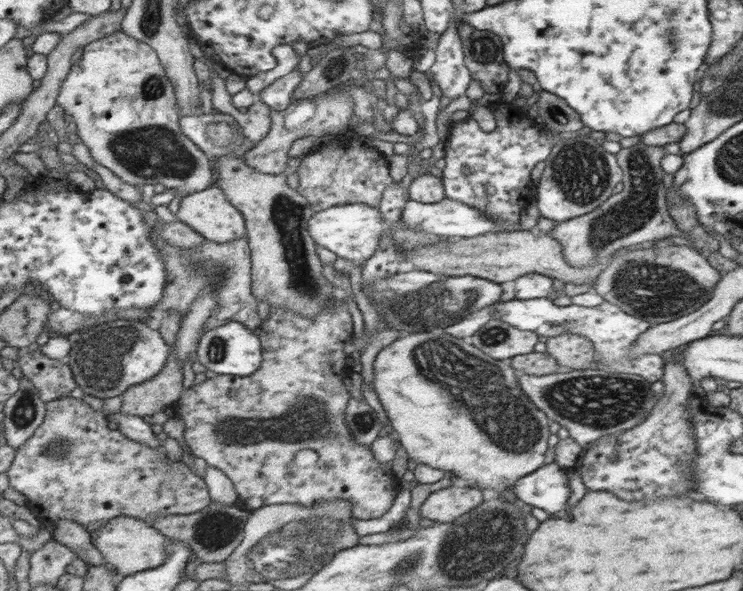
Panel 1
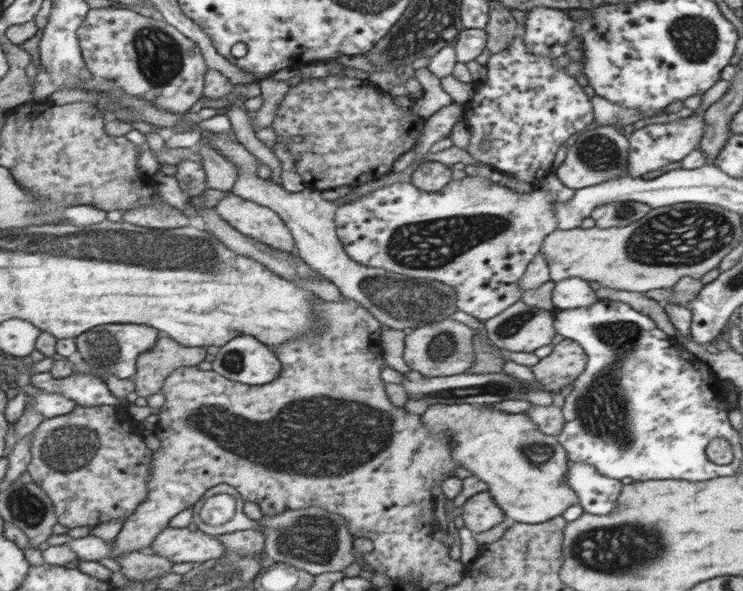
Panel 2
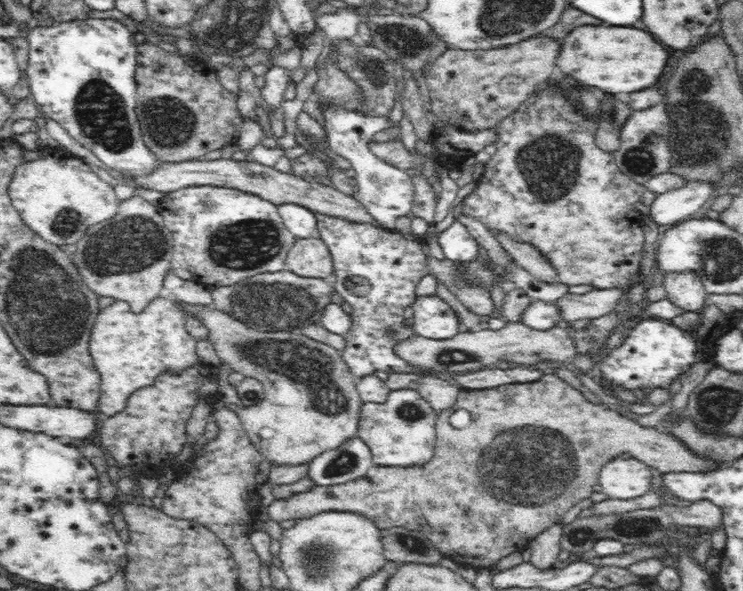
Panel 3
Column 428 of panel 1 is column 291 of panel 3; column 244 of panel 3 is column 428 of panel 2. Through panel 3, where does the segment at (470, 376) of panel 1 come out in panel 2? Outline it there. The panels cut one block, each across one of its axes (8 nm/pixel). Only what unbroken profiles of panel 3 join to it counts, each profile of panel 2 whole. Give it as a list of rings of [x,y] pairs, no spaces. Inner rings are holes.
[[[451,317],[426,323],[421,328],[409,330],[404,336],[403,361],[409,371],[417,372],[423,377],[447,377],[465,373],[465,369],[473,365],[472,335],[468,326]],[[434,404],[429,405],[422,415],[422,421],[431,433],[449,430],[457,437],[450,444],[452,460],[471,472],[471,477],[479,478],[487,485],[486,492],[491,494],[498,507],[502,509],[505,519],[523,524],[545,523],[546,520],[559,516],[565,508],[578,503],[578,494],[567,486],[567,464],[569,456],[559,444],[557,436],[547,435],[523,413],[507,414],[501,410],[483,408],[474,404]]]

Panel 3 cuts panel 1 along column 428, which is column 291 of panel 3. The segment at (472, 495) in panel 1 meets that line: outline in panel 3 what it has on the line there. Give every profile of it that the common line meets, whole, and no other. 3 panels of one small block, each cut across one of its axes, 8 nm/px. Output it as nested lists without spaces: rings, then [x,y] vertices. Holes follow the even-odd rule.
[[[552,372],[544,373],[543,376],[535,382],[521,384],[504,384],[498,387],[488,387],[487,389],[460,390],[457,401],[448,410],[444,410],[437,418],[435,427],[435,453],[432,460],[422,464],[421,467],[380,467],[378,464],[373,464],[365,472],[364,476],[360,476],[357,480],[333,486],[314,486],[307,492],[300,492],[286,499],[275,499],[267,506],[267,516],[270,520],[277,523],[282,520],[300,520],[307,519],[311,516],[320,514],[321,512],[344,511],[357,512],[359,515],[364,515],[373,520],[378,527],[383,531],[387,528],[402,527],[410,530],[420,530],[443,552],[444,556],[452,558],[459,566],[470,566],[476,569],[492,568],[505,556],[510,556],[511,552],[522,552],[534,540],[538,533],[550,525],[558,522],[568,509],[574,508],[580,500],[586,500],[594,494],[594,486],[598,484],[599,471],[605,463],[612,460],[614,456],[632,456],[645,462],[653,471],[656,472],[698,472],[706,473],[714,470],[720,465],[713,464],[706,457],[699,457],[678,437],[670,435],[654,428],[642,428],[642,424],[636,424],[635,420],[628,417],[623,418],[620,414],[605,406],[604,403],[596,404],[586,399],[580,390],[570,386],[568,382],[564,382],[562,378],[558,378]],[[457,410],[465,410],[470,413],[470,423],[465,428],[454,428],[449,419]]]

